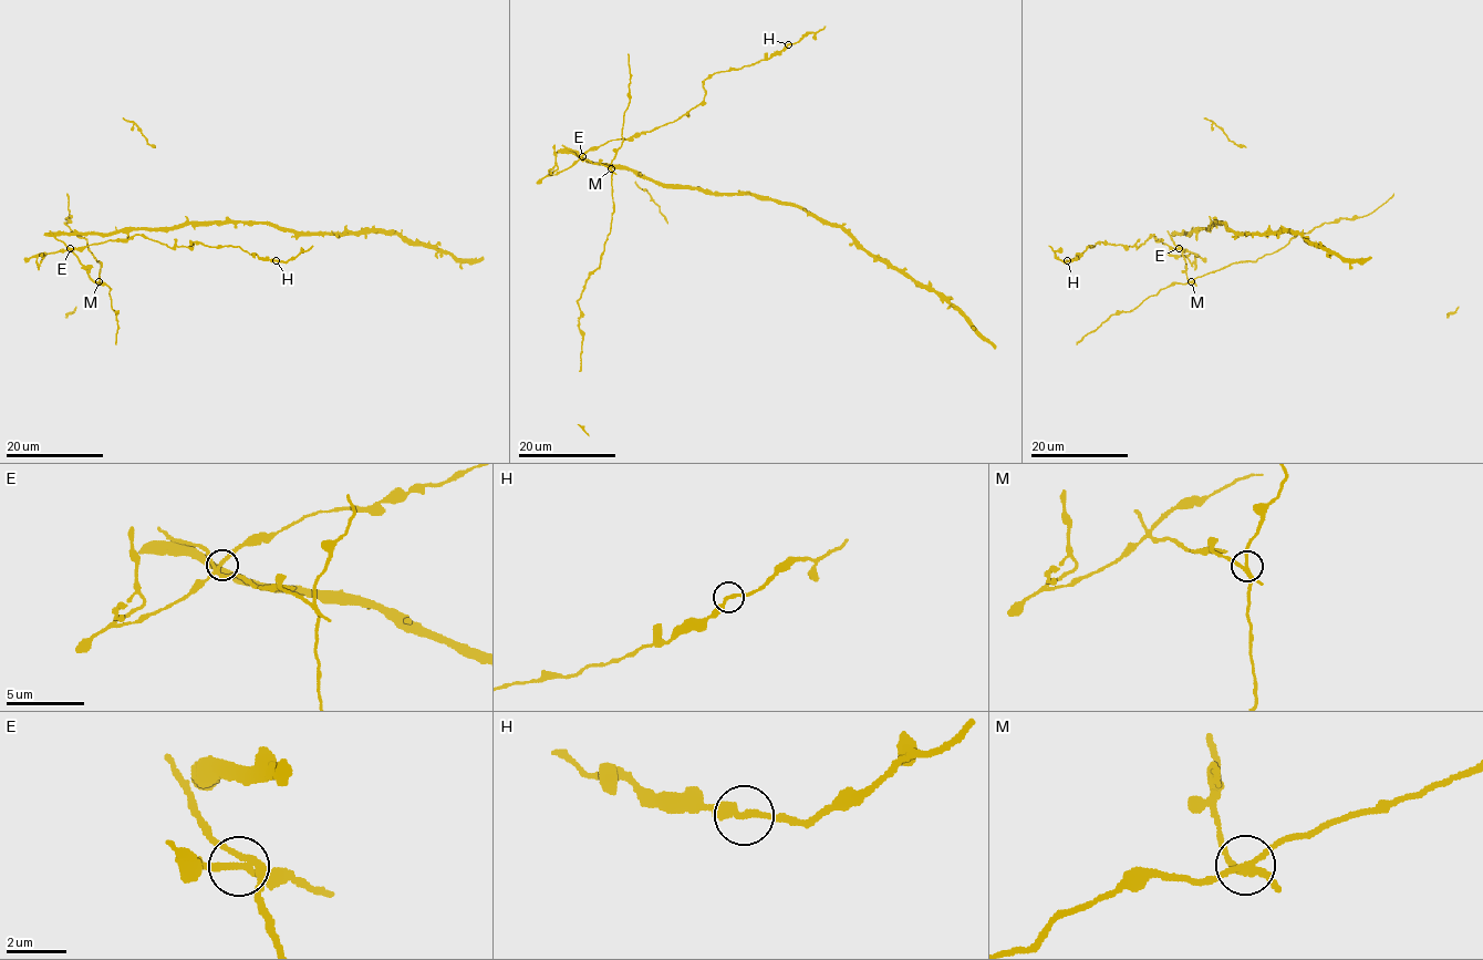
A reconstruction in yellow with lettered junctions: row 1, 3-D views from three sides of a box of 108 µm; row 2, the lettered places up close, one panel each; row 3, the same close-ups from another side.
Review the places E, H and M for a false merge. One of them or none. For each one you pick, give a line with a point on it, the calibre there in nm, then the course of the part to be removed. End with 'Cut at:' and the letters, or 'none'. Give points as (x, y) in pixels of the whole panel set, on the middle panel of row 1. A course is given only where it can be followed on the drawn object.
M: (611, 168) | 240 nm | (611, 168), (614, 210), (610, 233), (604, 243), (600, 265), (590, 276), (578, 301), (582, 336), (579, 371)
Cut at: M

